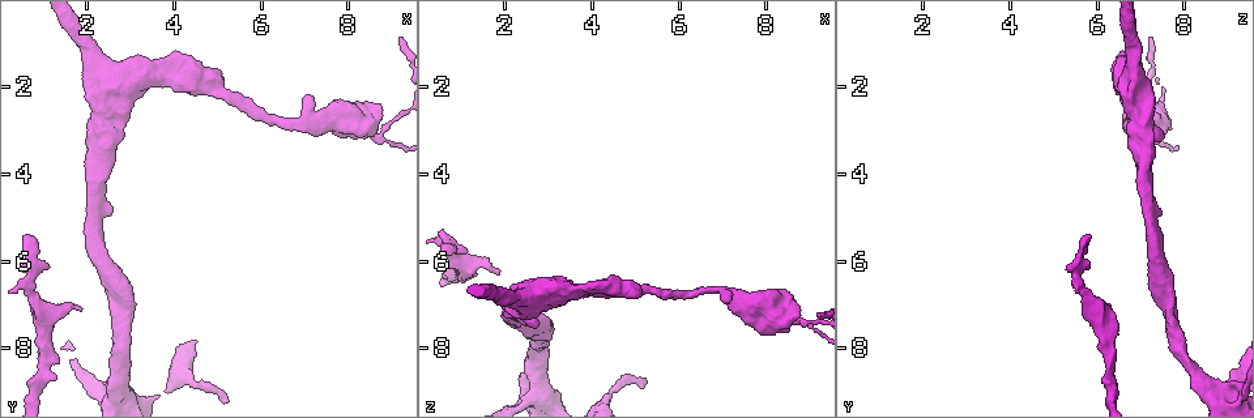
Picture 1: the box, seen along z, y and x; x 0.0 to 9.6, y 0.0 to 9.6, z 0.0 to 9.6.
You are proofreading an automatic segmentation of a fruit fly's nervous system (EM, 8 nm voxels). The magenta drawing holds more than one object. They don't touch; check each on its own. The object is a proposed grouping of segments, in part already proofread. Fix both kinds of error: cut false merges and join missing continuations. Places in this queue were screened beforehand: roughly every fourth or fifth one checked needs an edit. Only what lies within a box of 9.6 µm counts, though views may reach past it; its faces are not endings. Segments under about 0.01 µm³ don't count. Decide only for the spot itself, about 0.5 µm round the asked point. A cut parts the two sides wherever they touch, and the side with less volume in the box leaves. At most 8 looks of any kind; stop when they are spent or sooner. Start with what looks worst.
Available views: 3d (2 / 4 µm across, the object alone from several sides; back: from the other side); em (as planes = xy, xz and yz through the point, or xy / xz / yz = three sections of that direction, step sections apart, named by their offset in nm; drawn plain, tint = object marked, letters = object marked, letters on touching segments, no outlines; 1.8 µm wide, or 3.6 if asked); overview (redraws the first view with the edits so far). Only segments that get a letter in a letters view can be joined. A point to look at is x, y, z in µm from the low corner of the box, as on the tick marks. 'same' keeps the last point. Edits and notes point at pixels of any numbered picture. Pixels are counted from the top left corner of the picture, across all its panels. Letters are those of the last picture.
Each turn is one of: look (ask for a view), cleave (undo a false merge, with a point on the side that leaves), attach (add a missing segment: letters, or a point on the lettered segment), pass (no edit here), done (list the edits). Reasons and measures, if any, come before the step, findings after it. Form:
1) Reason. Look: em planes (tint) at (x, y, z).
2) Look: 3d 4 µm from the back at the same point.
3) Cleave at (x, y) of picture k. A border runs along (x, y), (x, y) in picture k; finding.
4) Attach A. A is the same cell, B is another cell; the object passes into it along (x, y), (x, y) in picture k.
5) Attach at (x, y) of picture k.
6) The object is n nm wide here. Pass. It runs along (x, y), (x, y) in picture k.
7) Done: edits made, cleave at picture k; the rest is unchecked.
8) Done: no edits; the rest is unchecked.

Calibre changes. Look: em 3.6 µm yz step 4 (tint) at (2.90, 1.95, 6.80).

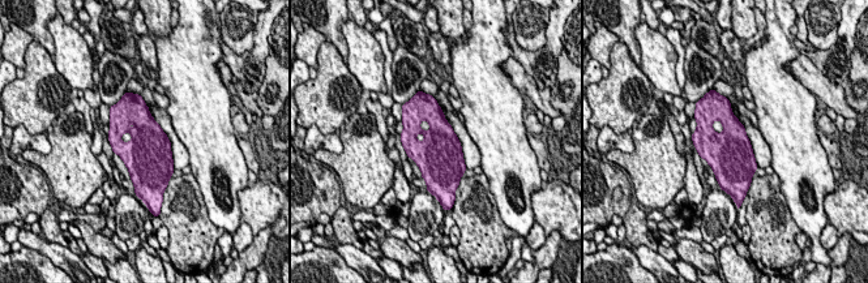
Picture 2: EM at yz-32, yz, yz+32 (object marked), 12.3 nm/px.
Look: em 3.6 µm planes (letters) at the same point.

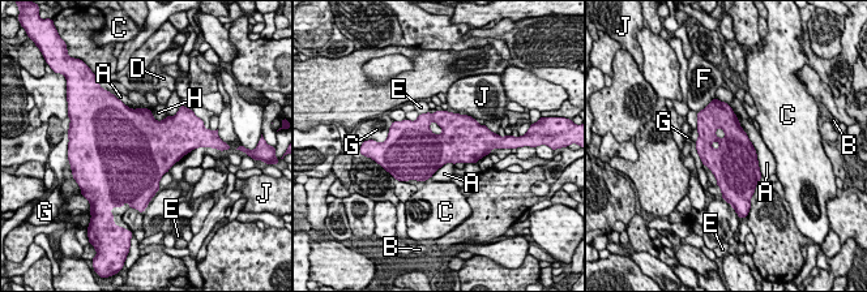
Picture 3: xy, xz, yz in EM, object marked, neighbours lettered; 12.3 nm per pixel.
The longest contact is with A, 800 nm. Pass. A, B, C, D, E, F, G, H and J are other cells; a border runs along (737, 117), (755, 150), (761, 175) in picture 3; one cell here.

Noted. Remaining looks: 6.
Free end. Look: em yz step 4 (letters) at (7.15, 2.20, 6.90).

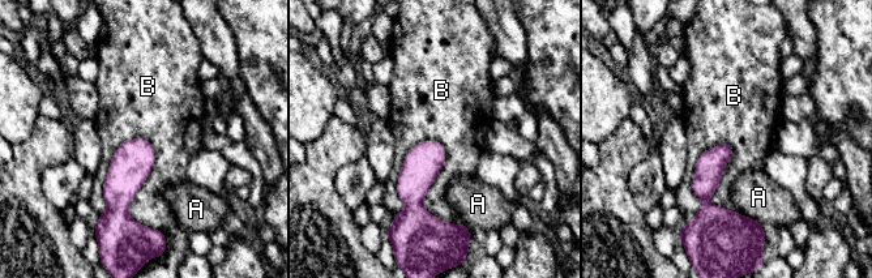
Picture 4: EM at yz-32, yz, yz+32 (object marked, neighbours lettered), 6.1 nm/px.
The object is 160 nm wide here; the longest contact is with B, 600 nm. Pass. A and B are other cells; no lettered segment goes on from it.

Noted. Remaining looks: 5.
Calibre changes. Look: em planes (tint) at (1.10, 8.05, 6.30).

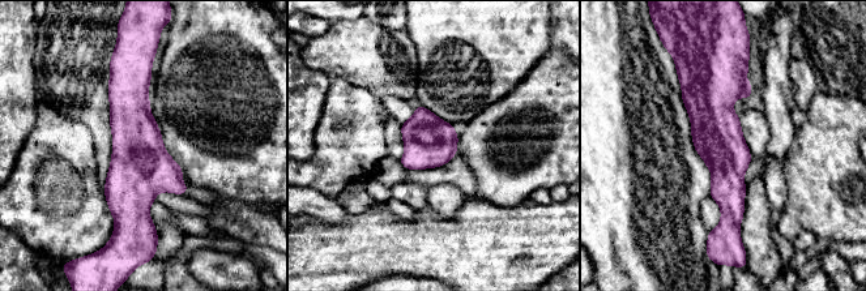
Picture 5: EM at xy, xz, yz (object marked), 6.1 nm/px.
What lies round it. Look: em planes (letters) at the same point.

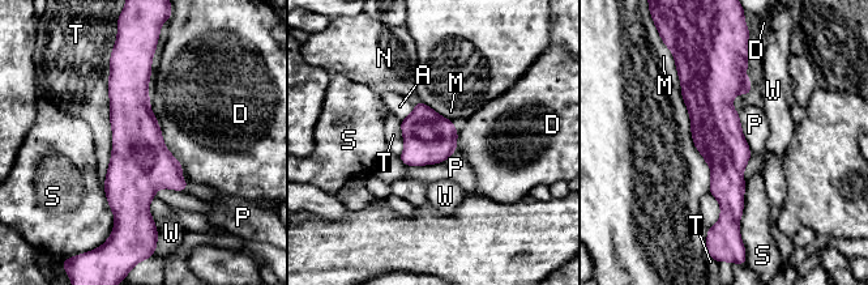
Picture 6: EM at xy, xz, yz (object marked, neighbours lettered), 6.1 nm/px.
The longest contact is with T, 750 nm. Pass. A, D, M, N, P, S, T and W are other cells; all the same cell.

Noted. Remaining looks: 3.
Done: no edits; the rest is unchecked.

